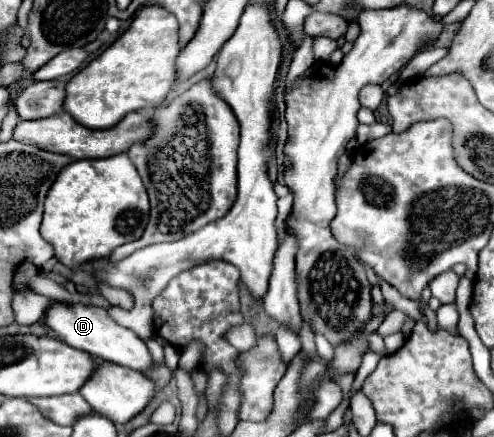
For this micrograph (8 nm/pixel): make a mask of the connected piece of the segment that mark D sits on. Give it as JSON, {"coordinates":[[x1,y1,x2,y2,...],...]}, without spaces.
{"coordinates":[[52,304,46,312,46,326,50,326,62,342,82,352,94,352,96,358,116,362,126,368,134,368,138,372,148,372,154,368,154,358,146,344,130,330,116,324,104,308,84,306,84,304]]}

